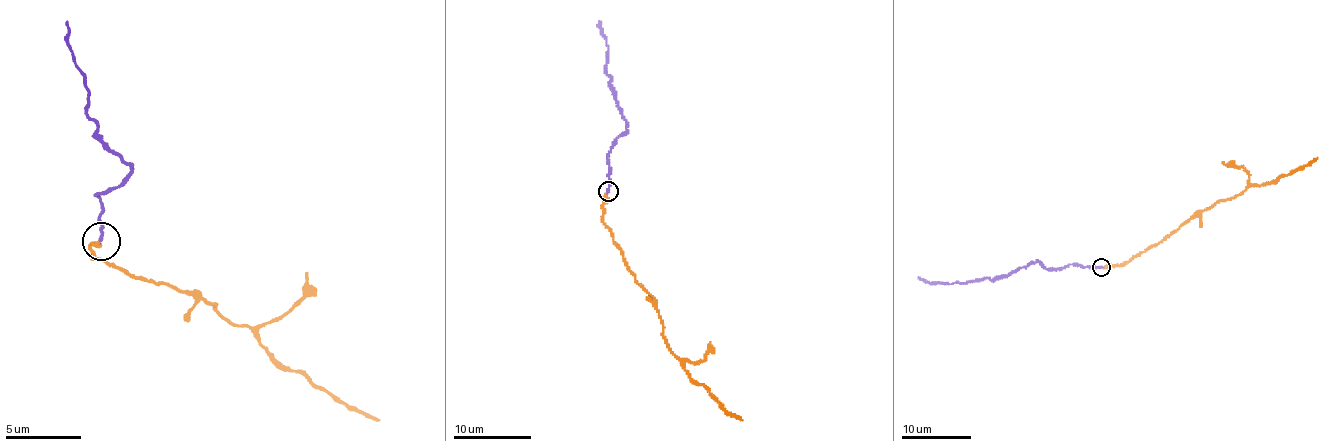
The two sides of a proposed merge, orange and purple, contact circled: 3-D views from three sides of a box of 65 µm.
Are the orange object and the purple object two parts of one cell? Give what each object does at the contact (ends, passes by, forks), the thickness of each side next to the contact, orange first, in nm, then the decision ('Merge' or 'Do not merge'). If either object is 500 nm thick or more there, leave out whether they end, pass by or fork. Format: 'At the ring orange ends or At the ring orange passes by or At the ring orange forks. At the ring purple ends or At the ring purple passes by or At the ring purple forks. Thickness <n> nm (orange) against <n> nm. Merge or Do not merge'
At the ring orange ends. At the ring purple ends. Thickness 200 nm (orange) against 190 nm. Merge

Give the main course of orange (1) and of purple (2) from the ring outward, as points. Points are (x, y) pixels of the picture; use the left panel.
1: (102, 241), (91, 246), (92, 260), (194, 292), (333, 399), (380, 420)
2: (102, 241), (99, 194), (130, 170), (129, 160), (96, 135), (87, 117), (90, 104), (67, 43), (67, 22)

